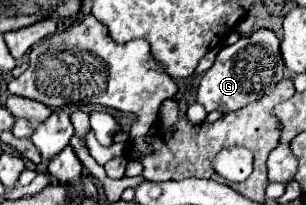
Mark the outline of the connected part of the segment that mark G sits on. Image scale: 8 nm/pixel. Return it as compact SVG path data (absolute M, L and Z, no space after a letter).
M257 29L251 35L243 35L237 43L223 47L213 67L203 75L197 87L197 103L205 107L207 113L231 113L237 111L263 95L271 93L281 79L285 79L285 63L281 59L281 41L269 29Z

